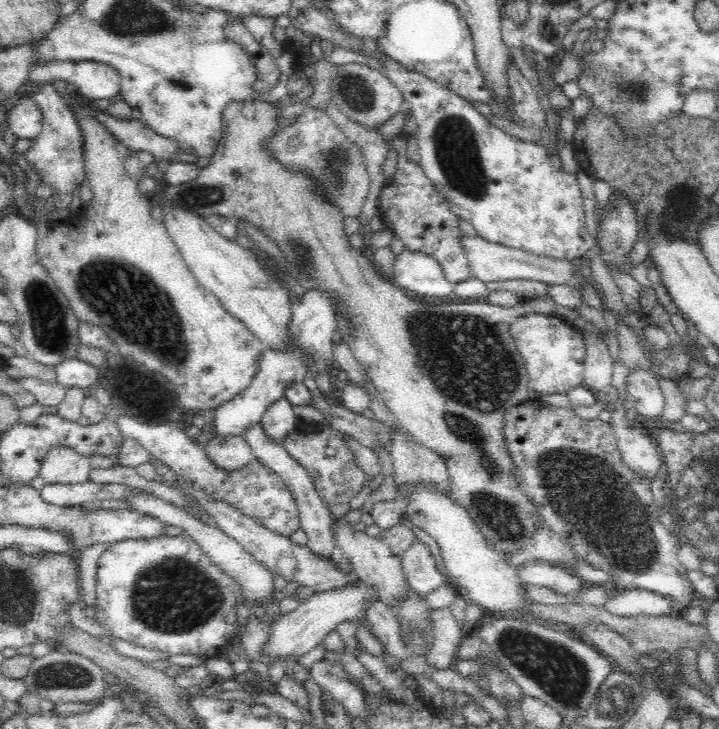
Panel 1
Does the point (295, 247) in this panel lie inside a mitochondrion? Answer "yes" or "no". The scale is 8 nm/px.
yes

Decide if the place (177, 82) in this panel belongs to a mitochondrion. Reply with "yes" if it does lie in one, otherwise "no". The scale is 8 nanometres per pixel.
yes

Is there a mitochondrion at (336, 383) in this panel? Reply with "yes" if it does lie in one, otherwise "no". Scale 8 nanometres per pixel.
no

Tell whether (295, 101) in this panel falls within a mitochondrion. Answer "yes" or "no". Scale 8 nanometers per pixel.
no

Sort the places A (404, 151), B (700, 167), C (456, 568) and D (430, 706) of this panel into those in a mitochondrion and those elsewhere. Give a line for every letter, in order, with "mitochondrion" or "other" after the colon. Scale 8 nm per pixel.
A: other
B: other
C: other
D: other

